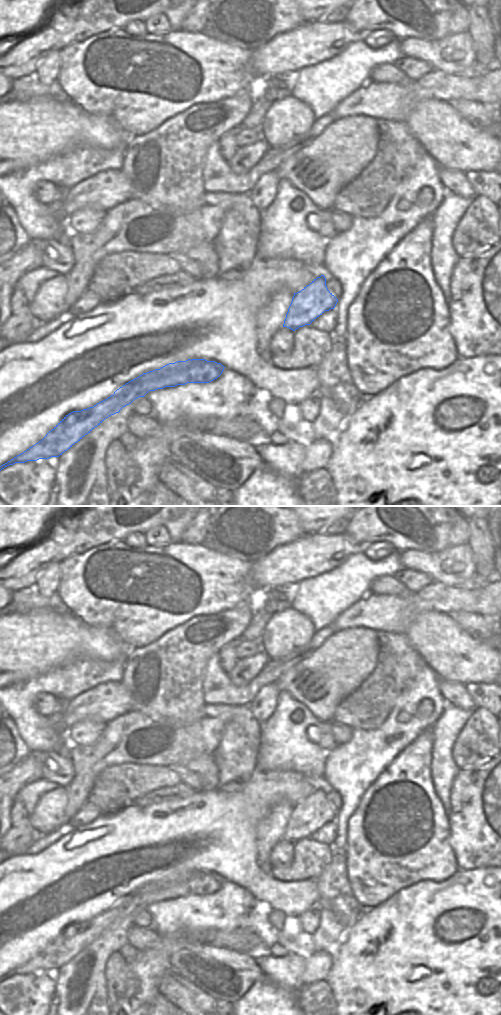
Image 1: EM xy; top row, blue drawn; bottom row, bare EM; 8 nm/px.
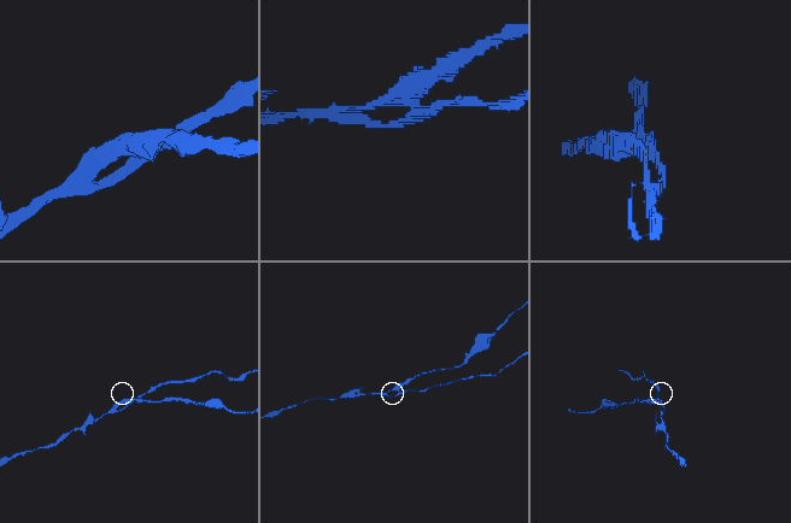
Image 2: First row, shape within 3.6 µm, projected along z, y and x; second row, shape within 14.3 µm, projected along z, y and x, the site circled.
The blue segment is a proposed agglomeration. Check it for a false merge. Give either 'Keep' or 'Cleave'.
Cleave

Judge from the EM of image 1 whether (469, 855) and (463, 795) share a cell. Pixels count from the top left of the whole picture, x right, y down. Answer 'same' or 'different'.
same

